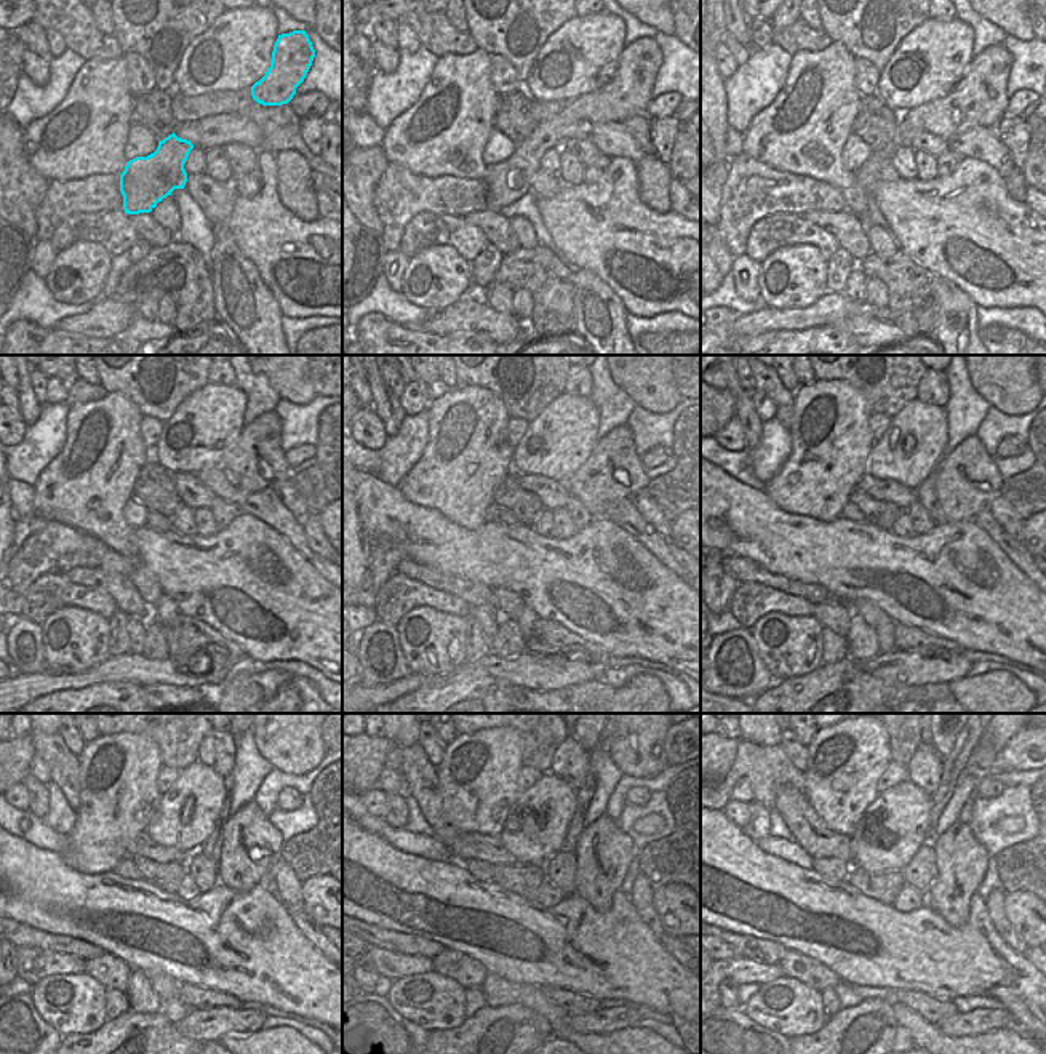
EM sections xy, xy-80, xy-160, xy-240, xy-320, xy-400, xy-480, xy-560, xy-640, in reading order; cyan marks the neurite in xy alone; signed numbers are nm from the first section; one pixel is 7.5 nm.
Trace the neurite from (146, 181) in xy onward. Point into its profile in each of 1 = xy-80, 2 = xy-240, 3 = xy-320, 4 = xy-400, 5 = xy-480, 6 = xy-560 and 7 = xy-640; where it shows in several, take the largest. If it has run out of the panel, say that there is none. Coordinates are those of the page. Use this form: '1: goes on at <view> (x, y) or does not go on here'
1: goes on at xy-80 (627, 93)
2: goes on at xy-240 (235, 477)
3: goes on at xy-320 (592, 483)
4: goes on at xy-400 (966, 479)
5: goes on at xy-480 (251, 843)
6: goes on at xy-560 (603, 851)
7: goes on at xy-640 (962, 861)

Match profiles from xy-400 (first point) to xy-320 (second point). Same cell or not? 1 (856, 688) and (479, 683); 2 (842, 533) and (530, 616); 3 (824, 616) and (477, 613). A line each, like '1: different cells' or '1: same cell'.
1: same cell
2: different cells
3: same cell

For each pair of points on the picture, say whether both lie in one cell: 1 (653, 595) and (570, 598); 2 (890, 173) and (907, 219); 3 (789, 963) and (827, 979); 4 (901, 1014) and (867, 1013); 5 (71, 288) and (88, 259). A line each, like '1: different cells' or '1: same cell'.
1: same cell
2: different cells
3: same cell
4: different cells
5: same cell

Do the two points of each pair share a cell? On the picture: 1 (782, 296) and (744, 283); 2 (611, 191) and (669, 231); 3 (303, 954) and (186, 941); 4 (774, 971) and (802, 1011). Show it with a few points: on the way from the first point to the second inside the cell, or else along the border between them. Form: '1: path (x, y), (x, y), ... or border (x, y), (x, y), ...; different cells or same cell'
1: border (762, 264), (758, 299); different cells
2: path (624, 205), (650, 231), (654, 231); same cell
3: path (274, 954), (215, 941); same cell
4: border (782, 974), (762, 986); different cells

